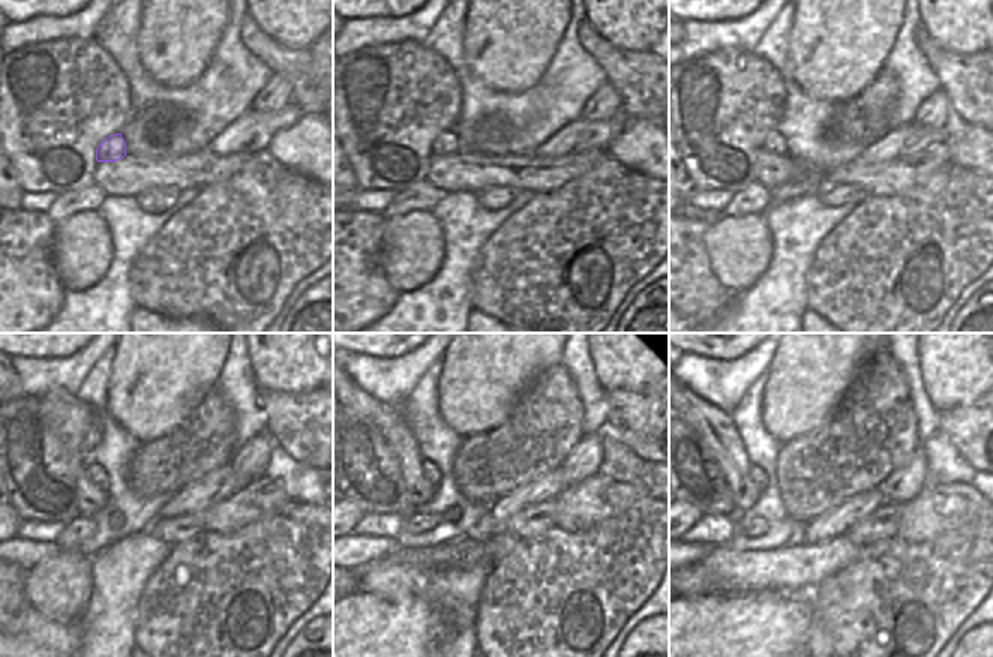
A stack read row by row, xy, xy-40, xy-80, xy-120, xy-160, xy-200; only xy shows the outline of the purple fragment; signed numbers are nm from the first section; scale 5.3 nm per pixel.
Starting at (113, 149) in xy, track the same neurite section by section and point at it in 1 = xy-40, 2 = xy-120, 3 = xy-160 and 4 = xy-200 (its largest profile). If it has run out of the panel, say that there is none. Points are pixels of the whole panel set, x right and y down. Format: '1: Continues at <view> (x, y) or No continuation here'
1: Continues at xy-40 (446, 144)
2: Continues at xy-120 (96, 473)
3: Continues at xy-160 (431, 471)
4: Continues at xy-200 (756, 474).

